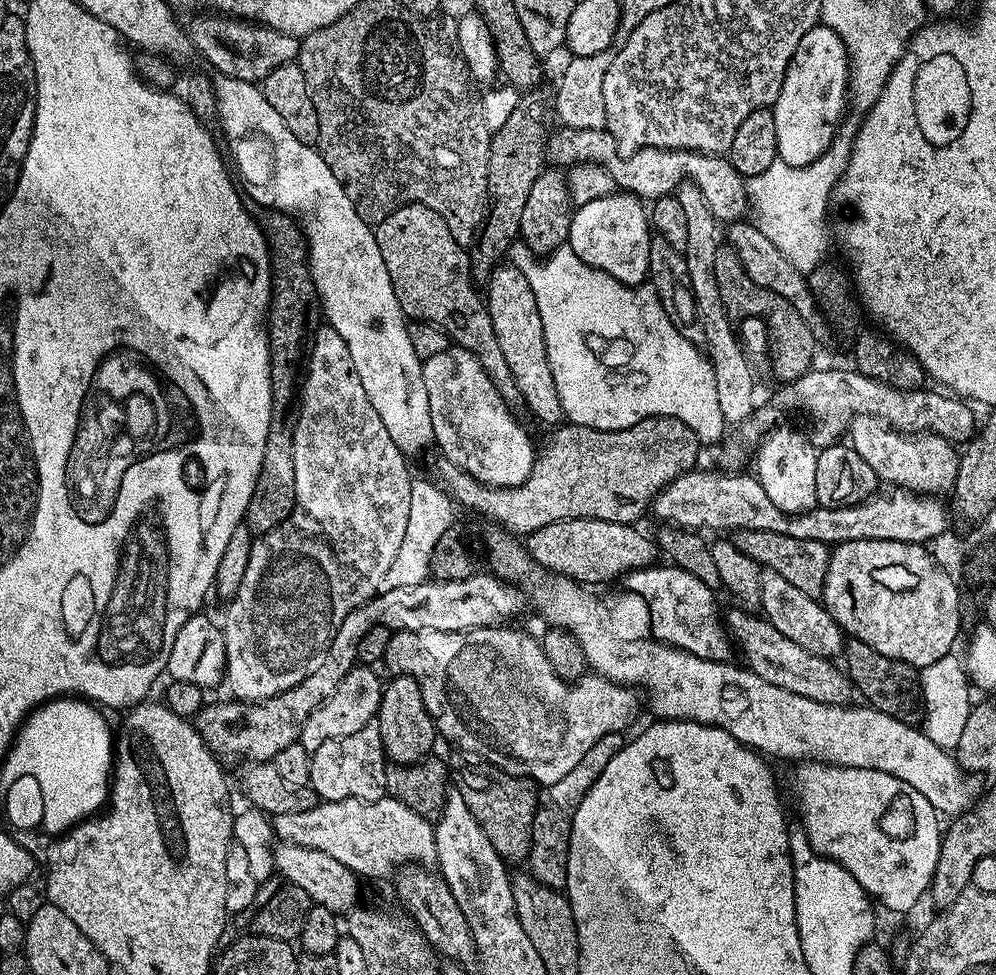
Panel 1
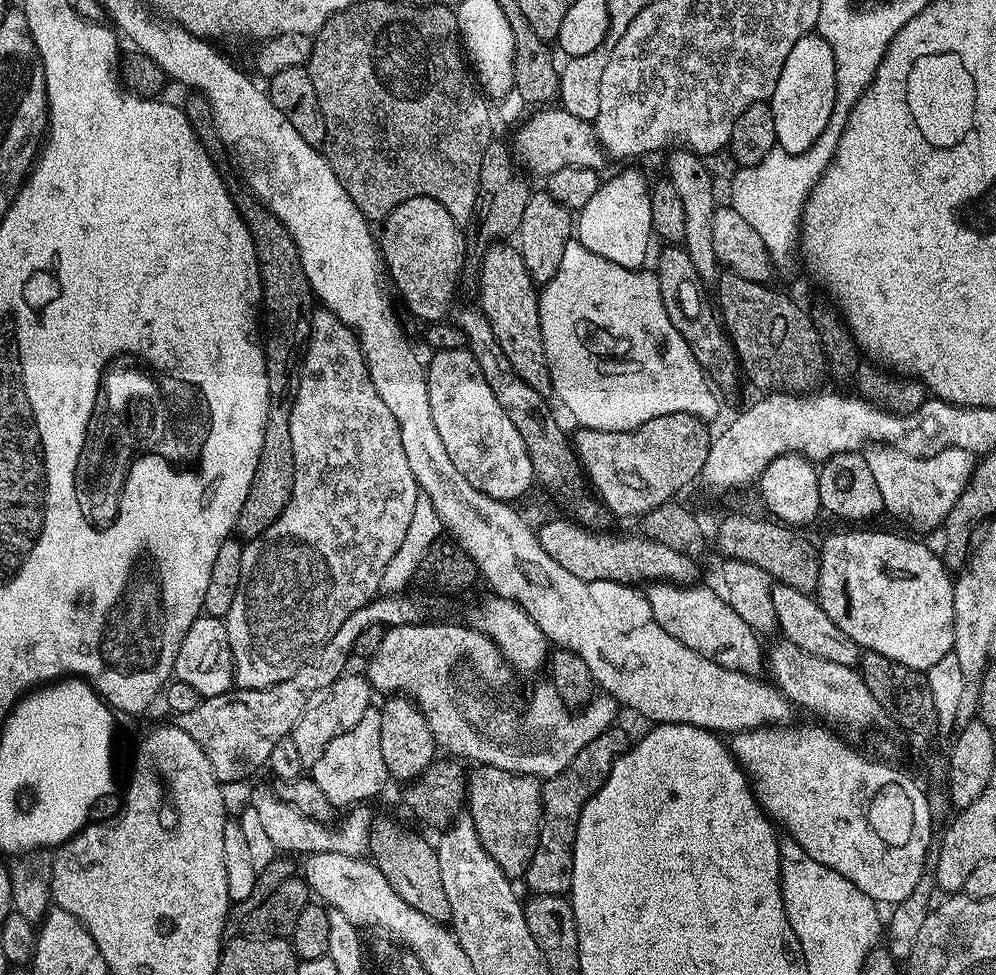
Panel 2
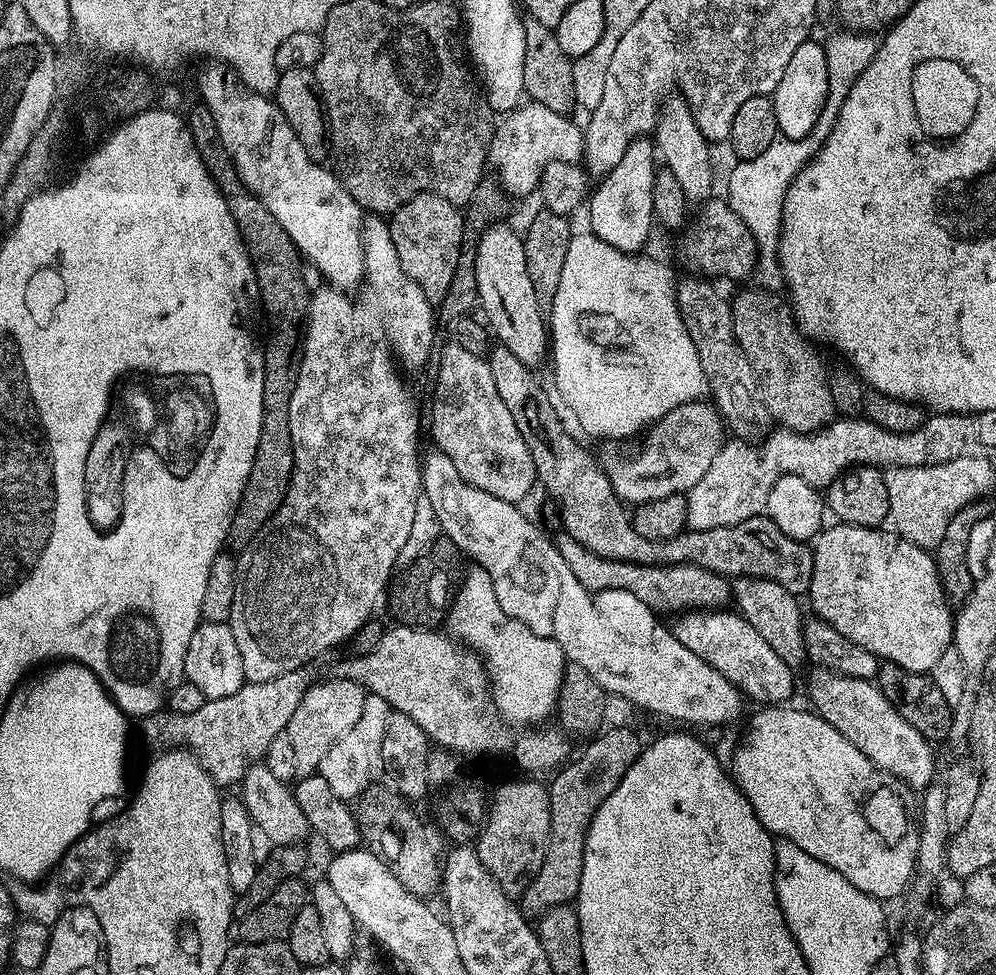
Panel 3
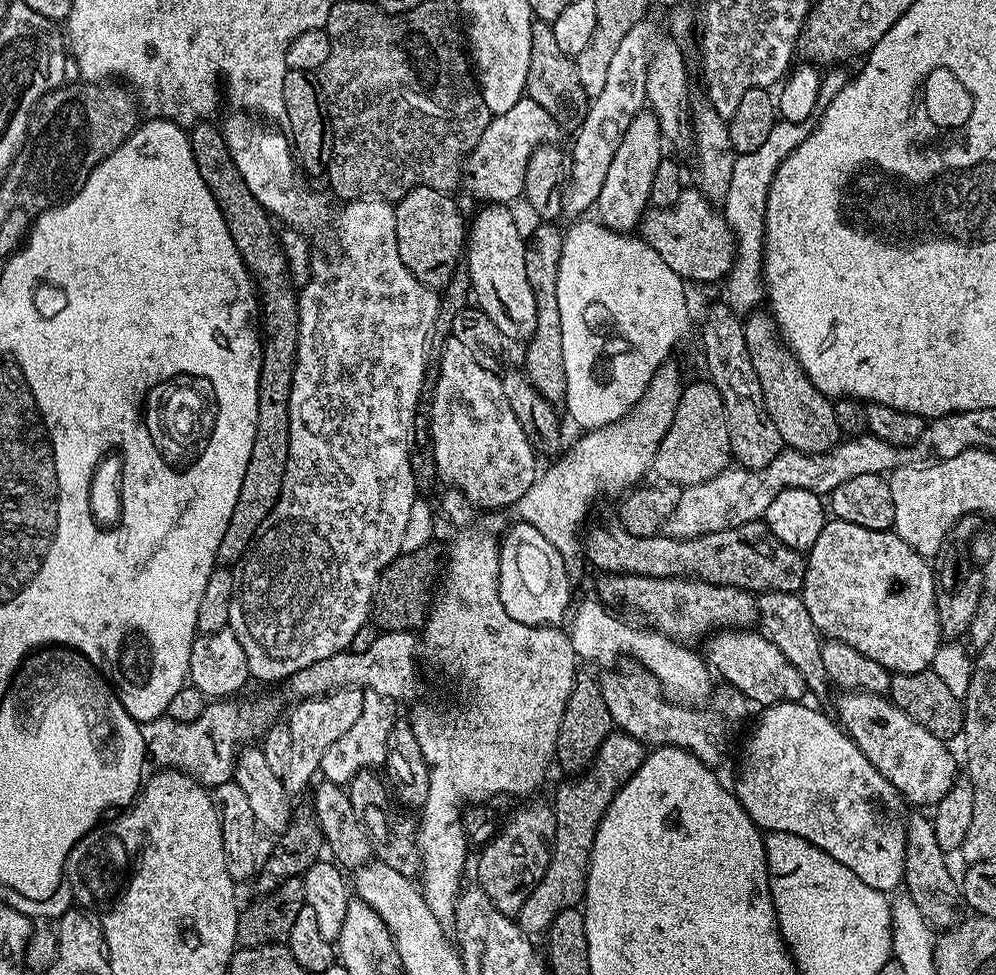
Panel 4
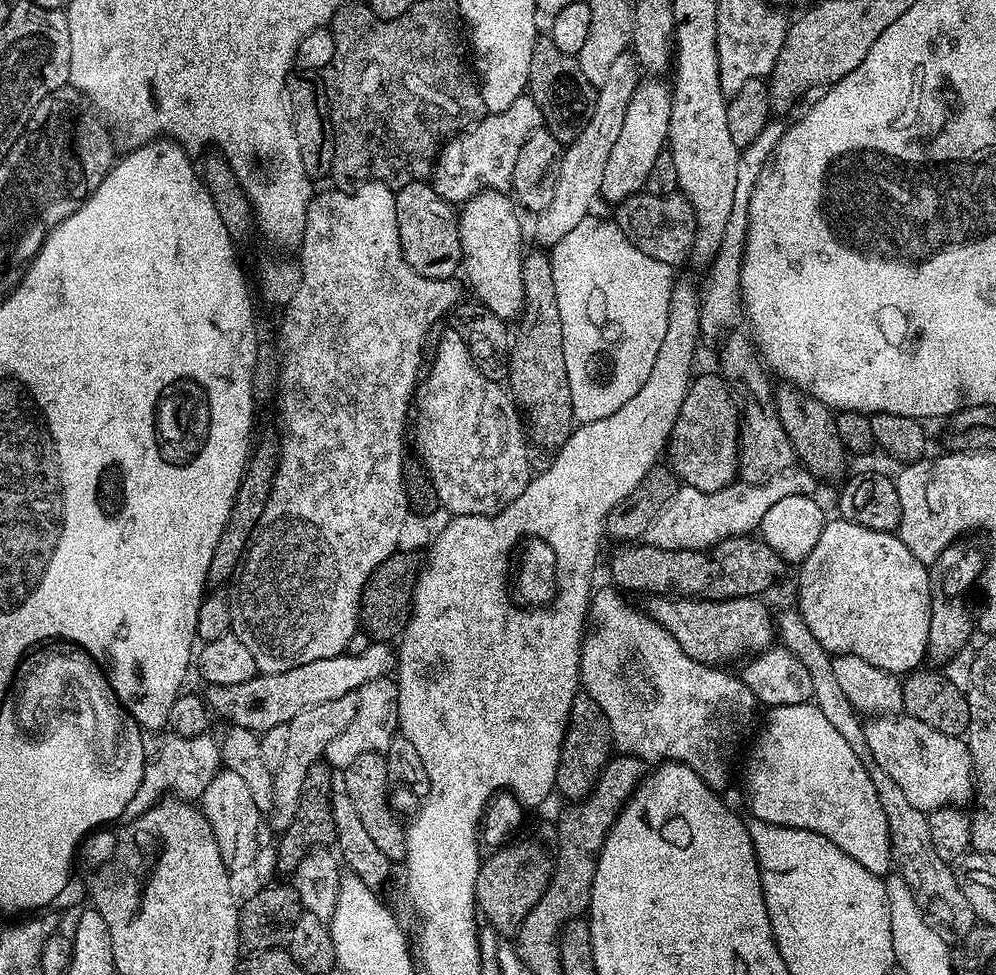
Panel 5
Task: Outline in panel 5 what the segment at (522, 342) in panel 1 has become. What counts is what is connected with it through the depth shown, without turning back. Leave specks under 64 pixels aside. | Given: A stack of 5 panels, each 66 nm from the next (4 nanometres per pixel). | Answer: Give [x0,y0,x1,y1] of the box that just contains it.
[458,190,526,322]

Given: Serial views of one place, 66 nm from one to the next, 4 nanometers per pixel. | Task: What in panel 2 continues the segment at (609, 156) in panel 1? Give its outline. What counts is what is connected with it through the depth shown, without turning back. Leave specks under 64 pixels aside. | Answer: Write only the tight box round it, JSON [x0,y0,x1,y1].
[514,106,610,178]

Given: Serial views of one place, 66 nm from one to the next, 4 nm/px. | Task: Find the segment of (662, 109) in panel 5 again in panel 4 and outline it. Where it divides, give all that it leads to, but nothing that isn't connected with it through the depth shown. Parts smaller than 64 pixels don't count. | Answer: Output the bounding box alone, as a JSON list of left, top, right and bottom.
[594,110,662,234]

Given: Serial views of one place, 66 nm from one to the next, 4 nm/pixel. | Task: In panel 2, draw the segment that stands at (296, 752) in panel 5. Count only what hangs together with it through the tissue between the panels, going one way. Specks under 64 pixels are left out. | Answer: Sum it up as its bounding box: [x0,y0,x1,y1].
[290,674,374,766]

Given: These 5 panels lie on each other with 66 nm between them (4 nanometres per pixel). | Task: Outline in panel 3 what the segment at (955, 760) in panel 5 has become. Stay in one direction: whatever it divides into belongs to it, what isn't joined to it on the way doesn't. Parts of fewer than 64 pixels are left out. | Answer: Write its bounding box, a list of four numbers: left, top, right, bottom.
[808,666,936,790]

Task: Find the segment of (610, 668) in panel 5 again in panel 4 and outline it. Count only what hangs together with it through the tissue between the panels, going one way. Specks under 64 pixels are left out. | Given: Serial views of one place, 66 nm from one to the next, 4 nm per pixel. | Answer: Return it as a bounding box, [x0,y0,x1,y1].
[599,662,750,762]

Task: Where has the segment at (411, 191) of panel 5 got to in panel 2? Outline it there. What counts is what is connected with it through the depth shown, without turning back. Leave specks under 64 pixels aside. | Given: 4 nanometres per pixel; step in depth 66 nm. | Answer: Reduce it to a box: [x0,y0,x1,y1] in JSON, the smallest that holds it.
[378,196,464,322]

